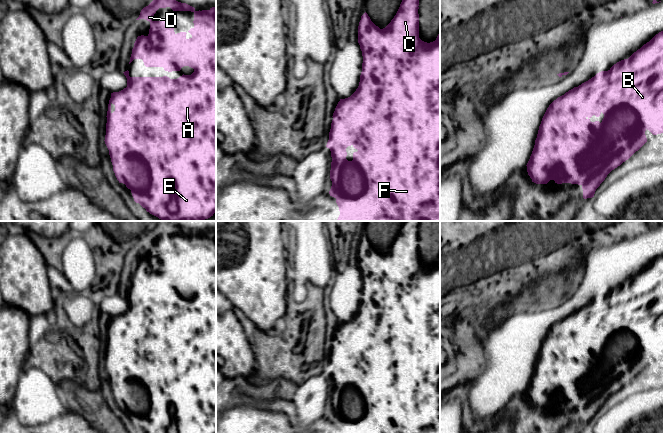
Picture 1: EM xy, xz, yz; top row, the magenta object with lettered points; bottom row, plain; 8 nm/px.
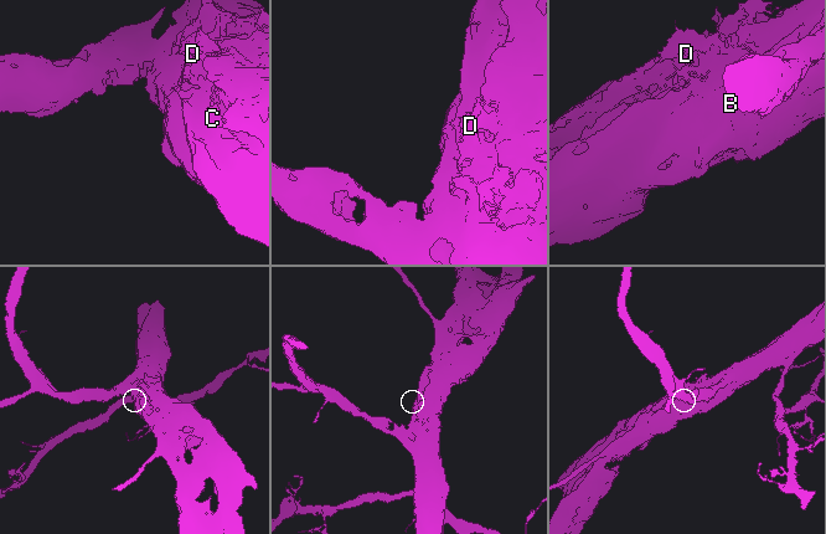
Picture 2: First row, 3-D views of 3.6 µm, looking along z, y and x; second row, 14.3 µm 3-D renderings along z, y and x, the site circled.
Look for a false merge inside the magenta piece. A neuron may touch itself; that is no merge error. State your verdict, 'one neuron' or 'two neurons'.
one neuron

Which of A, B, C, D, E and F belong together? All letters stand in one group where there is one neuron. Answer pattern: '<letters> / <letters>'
A B C D E F

